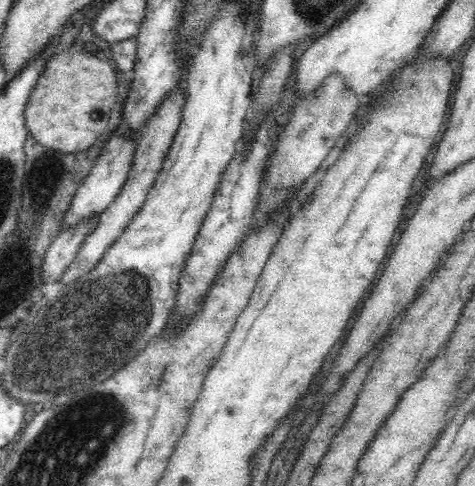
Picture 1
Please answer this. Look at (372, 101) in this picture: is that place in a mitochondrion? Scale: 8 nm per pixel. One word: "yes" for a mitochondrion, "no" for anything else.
no

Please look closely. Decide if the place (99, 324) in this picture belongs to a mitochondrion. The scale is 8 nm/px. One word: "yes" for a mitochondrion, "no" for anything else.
yes

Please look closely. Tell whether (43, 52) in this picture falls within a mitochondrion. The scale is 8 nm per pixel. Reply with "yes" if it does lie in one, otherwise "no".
no

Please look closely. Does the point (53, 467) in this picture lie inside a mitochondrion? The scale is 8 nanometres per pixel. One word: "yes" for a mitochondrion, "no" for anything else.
yes

